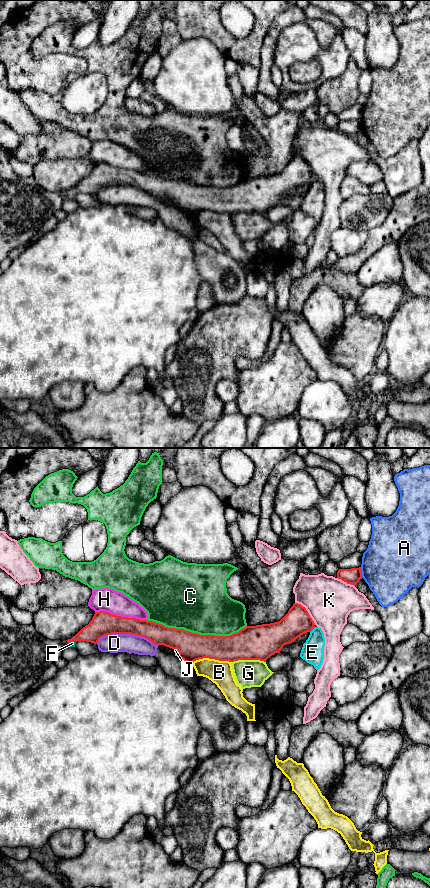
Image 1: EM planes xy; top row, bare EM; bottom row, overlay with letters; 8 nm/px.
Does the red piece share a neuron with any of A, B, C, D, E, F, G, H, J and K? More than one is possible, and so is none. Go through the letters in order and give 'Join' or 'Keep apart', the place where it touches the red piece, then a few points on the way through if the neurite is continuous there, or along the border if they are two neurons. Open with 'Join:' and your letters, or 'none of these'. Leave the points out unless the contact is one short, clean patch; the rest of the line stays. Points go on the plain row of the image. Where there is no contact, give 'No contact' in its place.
Join: F, J
A: Keep apart. Touches red at xy (361, 124). Boundary: xy (360, 119), (363, 129)
B: Keep apart. Touches red at xy (210, 210)
C: Keep apart. Touches red at xy (196, 185)
D: Keep apart. Touches red at xy (127, 185)
E: Keep apart. Touches red at xy (312, 181). Boundary: xy (315, 179), (310, 184)
F: Join. Touches red at xy (71, 192). Path across: xy (98, 179), (91, 185), (71, 192), (72, 195)
G: Keep apart. Touches red at xy (248, 211)
H: Keep apart. Touches red at xy (120, 168)
J: Join. Touches red at xy (178, 203)
K: Keep apart. Touches red at xy (307, 163)

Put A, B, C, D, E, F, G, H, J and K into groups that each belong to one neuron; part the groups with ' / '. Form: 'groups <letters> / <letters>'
groups A / B / C / D / E / F J / G / H / K

